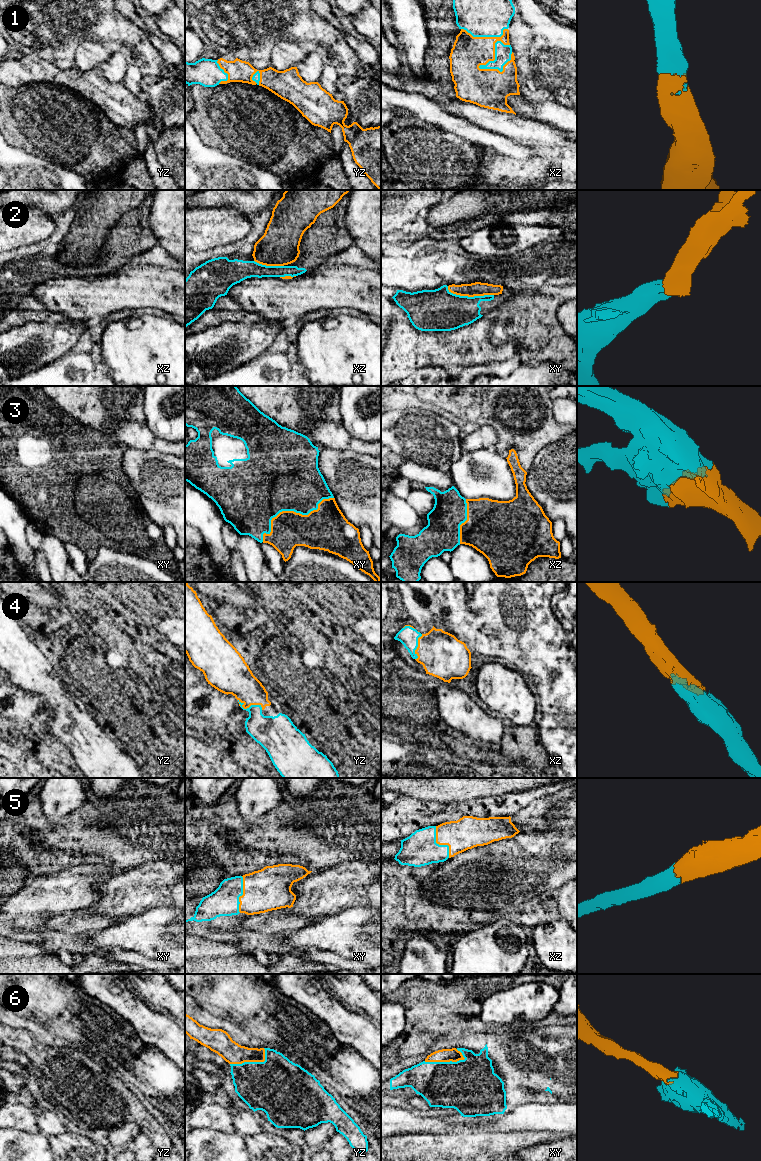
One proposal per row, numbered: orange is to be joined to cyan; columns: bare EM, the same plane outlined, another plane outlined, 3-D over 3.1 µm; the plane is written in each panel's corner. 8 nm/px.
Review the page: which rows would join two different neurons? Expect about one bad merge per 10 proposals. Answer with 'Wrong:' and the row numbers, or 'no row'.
Wrong: 2

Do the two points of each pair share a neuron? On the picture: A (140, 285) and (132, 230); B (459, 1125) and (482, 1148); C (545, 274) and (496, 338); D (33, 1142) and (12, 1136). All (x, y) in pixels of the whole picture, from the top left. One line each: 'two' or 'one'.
A: two
B: two
C: two
D: one

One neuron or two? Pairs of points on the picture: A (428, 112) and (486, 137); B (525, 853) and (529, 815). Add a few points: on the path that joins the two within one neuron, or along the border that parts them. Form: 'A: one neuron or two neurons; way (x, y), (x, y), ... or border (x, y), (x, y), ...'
A: one neuron; way (442, 119), (472, 133)
B: two neurons; border (551, 831), (532, 830), (520, 832)

